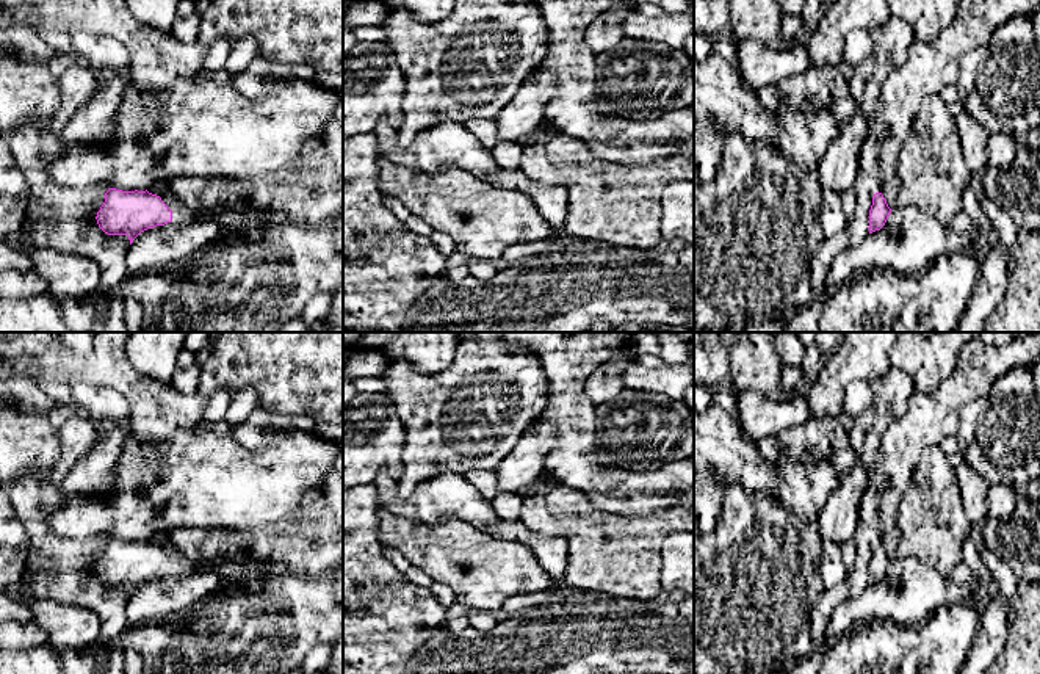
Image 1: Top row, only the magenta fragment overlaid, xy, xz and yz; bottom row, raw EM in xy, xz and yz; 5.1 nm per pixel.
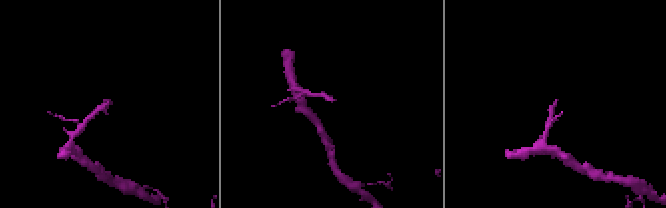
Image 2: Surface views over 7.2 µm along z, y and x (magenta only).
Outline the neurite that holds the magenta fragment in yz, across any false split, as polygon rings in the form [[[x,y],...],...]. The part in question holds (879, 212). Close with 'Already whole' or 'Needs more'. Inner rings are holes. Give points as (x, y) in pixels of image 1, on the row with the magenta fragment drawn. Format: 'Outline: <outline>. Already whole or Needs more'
Outline: [[[897,176],[891,177],[882,190],[874,194],[869,210],[869,234],[880,230],[891,212],[897,207],[897,194],[901,190],[901,180]]]. Needs more

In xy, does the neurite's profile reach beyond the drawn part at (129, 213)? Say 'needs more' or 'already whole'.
needs more

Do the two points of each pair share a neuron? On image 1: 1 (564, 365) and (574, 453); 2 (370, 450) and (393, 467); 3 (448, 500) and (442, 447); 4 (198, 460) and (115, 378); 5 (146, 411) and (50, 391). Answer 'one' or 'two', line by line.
1: one
2: one
3: two
4: two
5: two

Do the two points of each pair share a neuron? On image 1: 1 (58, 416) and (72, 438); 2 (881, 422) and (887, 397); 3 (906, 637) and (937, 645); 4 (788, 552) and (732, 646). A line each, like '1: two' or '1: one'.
1: two
2: one
3: two
4: one

